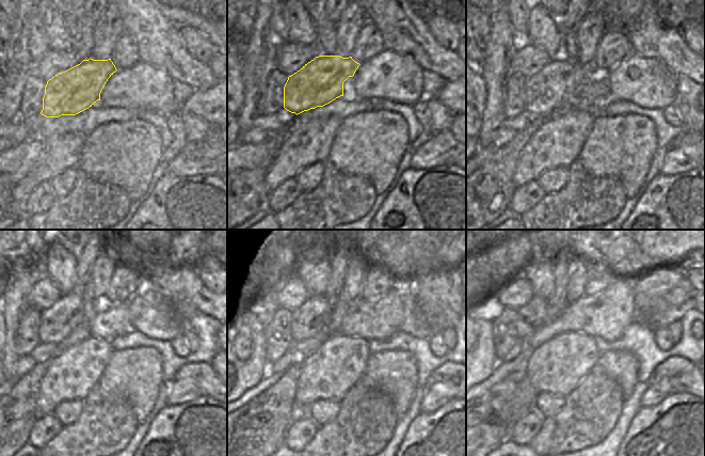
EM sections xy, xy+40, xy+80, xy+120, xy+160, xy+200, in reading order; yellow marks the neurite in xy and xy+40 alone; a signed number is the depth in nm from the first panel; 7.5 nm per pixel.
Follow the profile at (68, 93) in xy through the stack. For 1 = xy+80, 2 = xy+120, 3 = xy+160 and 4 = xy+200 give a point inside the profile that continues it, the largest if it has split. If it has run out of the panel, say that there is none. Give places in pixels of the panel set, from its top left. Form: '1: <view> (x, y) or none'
1: xy+80 (547, 90)
2: xy+120 (45, 333)
3: xy+160 (283, 314)
4: xy+200 (523, 313)

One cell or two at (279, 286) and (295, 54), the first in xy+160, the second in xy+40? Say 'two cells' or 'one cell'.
one cell

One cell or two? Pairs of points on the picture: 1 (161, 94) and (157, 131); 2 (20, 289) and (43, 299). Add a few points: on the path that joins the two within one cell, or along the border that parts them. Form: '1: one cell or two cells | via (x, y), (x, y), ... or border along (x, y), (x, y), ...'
1: two cells | border along (155, 111), (163, 115)
2: two cells | border along (34, 269), (31, 304)

